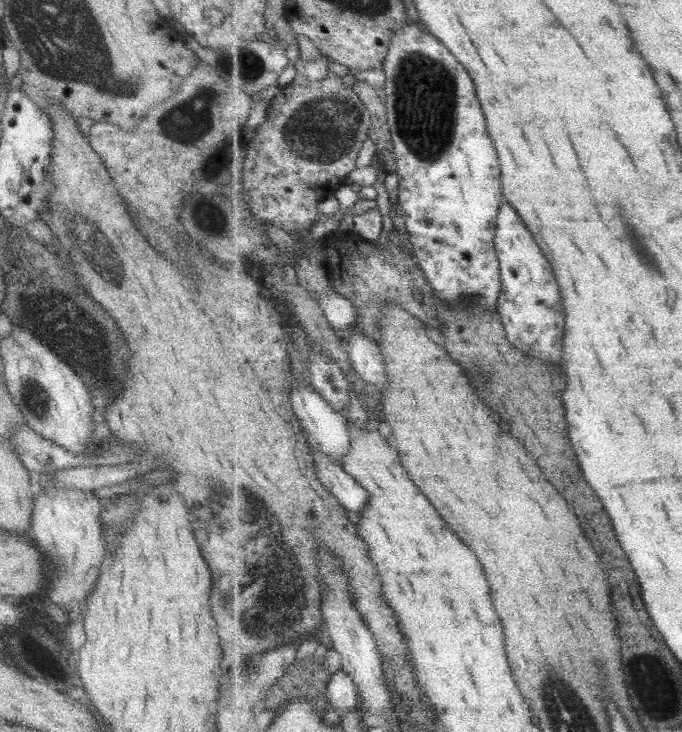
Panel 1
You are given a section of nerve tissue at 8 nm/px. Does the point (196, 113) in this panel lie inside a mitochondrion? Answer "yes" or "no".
yes

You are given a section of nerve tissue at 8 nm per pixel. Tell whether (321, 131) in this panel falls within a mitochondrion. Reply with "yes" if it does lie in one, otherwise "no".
yes

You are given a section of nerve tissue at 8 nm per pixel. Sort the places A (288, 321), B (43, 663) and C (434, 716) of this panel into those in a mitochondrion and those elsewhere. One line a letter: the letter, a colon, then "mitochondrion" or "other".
A: other
B: other
C: other

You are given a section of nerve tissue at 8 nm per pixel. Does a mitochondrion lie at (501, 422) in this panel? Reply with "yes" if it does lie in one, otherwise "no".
no

